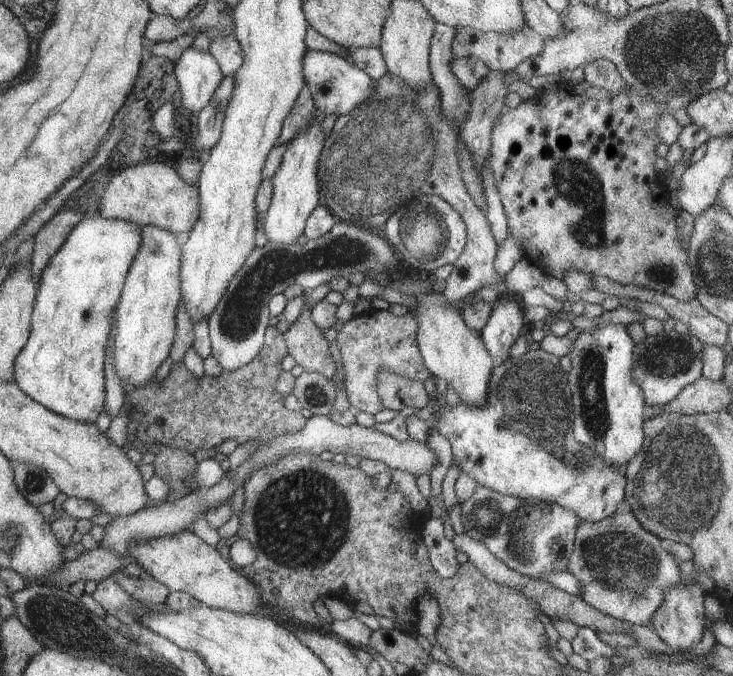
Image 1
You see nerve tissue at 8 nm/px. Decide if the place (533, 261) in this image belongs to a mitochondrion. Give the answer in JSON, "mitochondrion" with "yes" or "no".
{"mitochondrion":"no"}

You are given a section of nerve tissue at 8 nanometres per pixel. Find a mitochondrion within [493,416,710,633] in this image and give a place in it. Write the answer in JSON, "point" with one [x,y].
{"point":[624,559]}

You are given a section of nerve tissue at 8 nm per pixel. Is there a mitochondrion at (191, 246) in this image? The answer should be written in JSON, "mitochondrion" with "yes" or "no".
{"mitochondrion":"no"}

